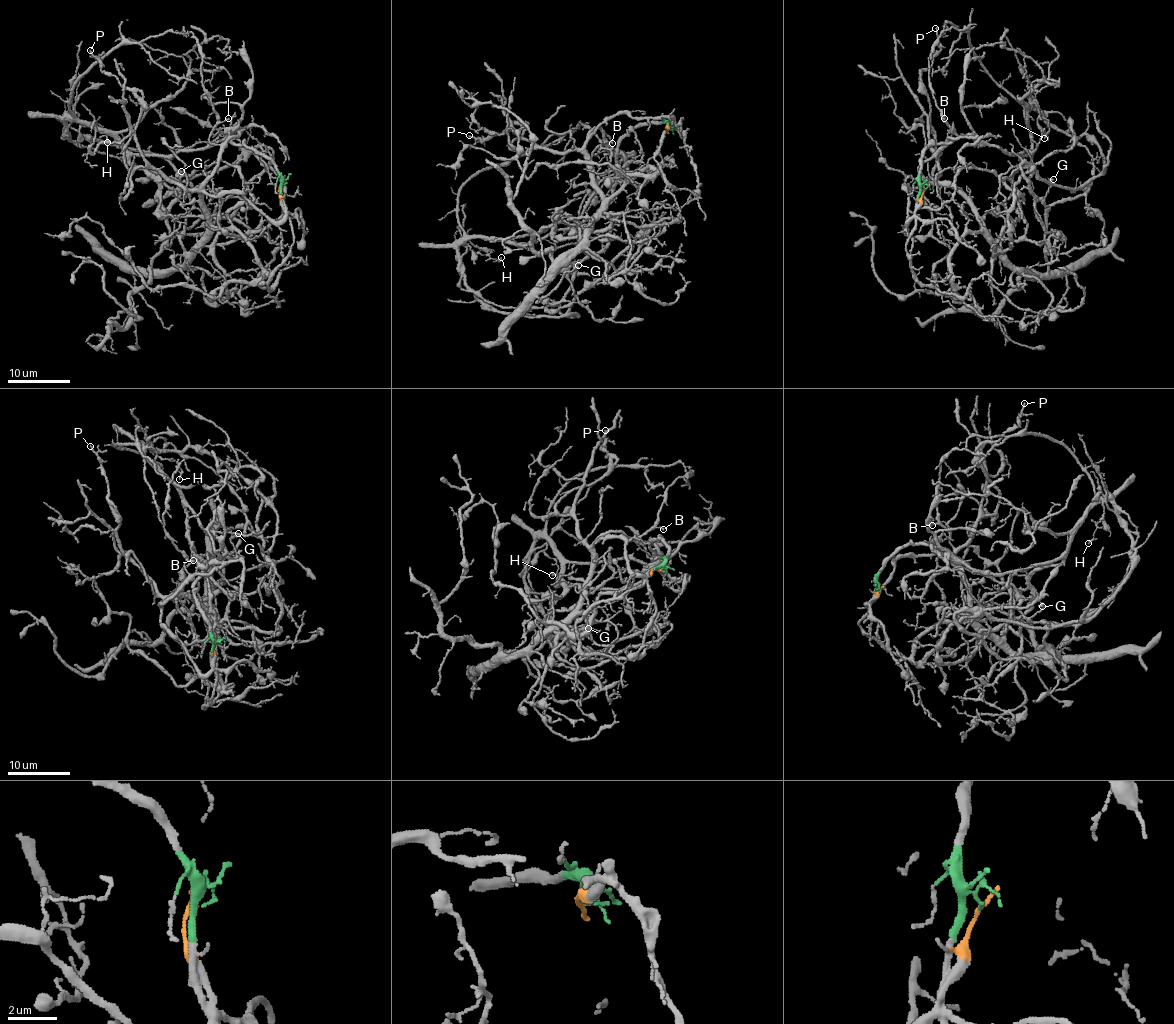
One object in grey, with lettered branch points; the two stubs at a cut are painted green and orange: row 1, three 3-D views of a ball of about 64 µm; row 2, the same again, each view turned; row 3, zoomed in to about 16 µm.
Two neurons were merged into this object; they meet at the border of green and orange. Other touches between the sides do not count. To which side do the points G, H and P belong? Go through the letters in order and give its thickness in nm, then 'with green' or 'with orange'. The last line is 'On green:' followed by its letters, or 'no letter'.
G: 360 nm thick; with orange
H: 120 nm thick; with green
P: 170 nm thick; with orange
On green: H

